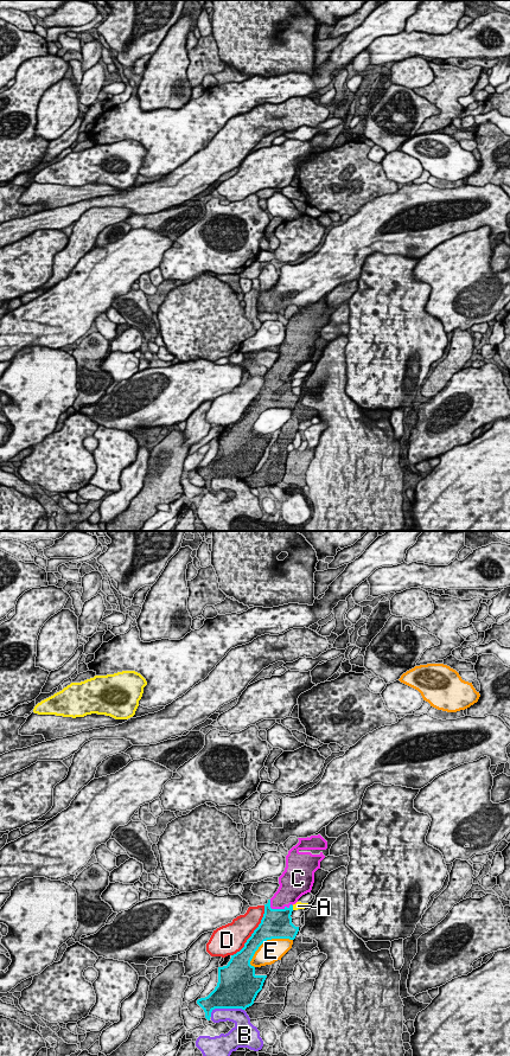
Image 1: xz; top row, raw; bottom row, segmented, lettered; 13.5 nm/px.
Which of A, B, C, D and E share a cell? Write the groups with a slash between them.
A / B / C / D / E

